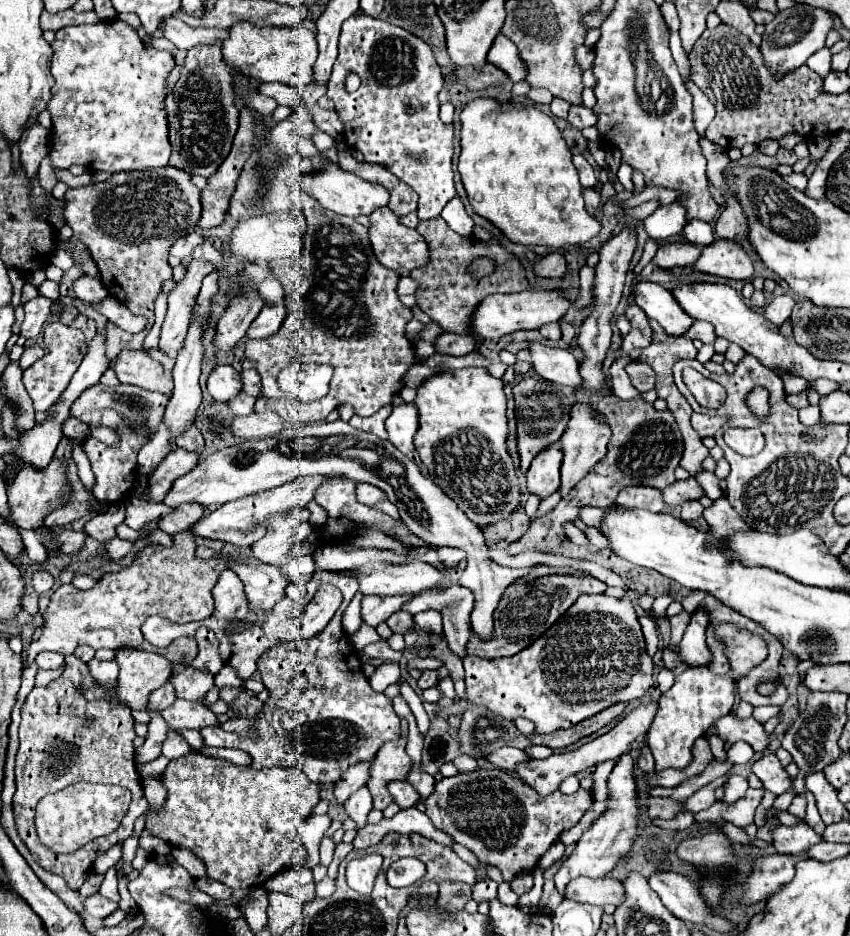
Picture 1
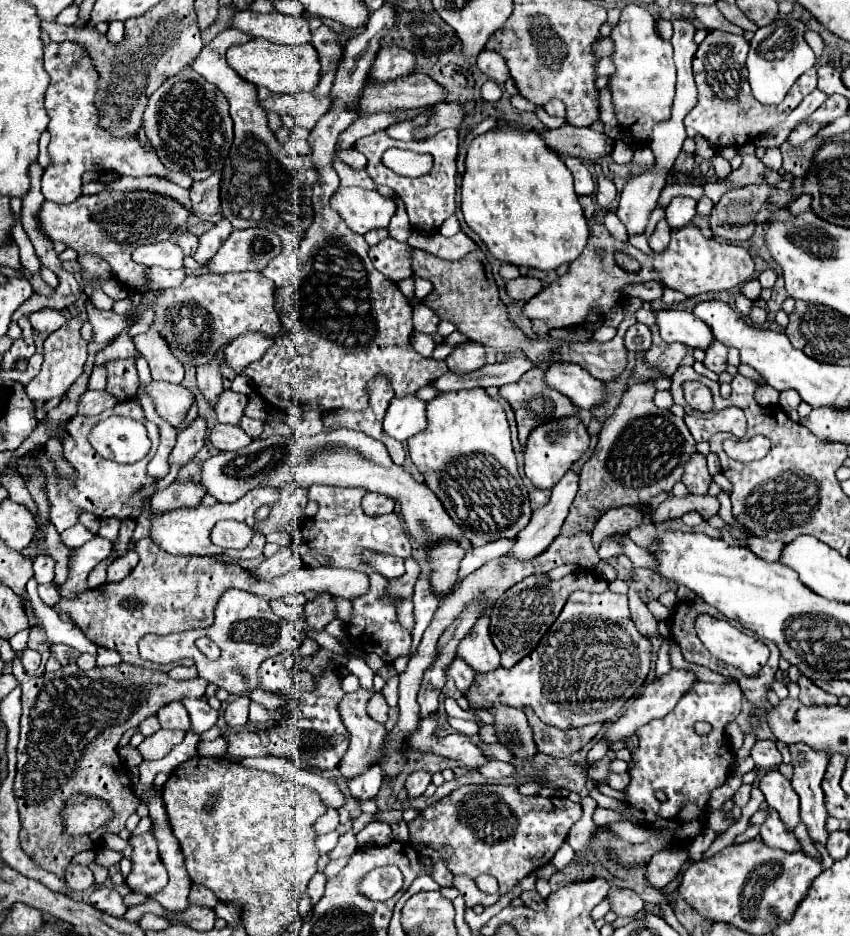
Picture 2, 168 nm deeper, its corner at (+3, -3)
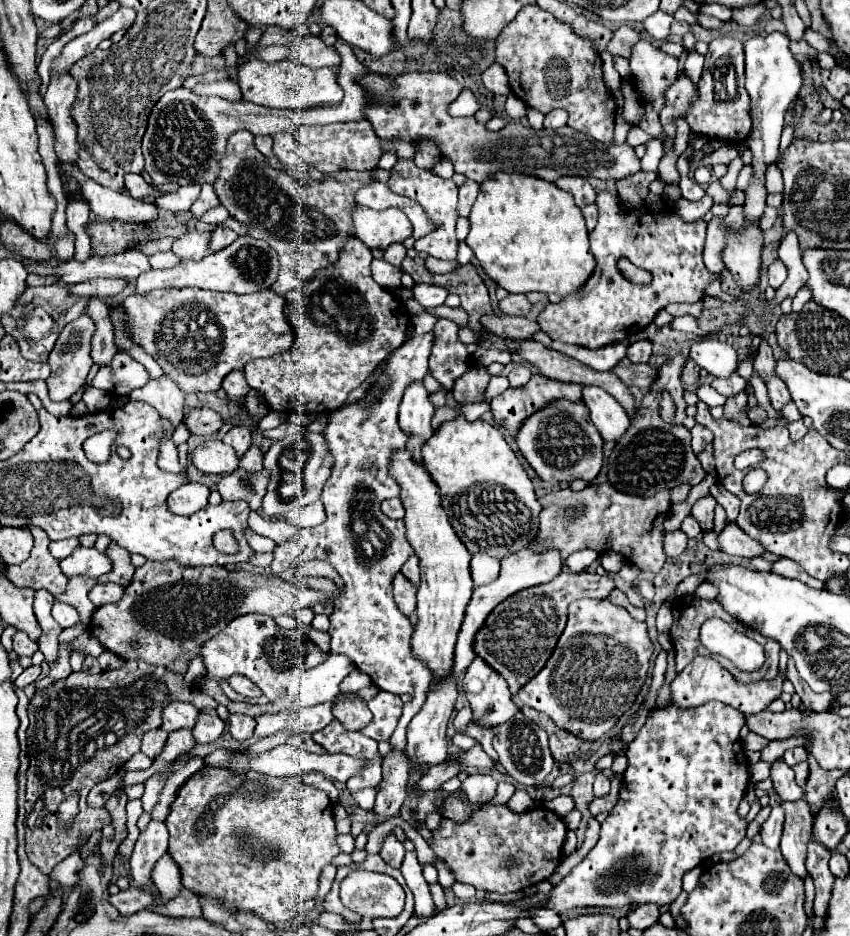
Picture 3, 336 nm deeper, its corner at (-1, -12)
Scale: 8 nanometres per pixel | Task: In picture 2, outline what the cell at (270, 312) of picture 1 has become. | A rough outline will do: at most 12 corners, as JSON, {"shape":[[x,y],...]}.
{"shape":[[246,334],[224,348],[224,362],[242,374],[272,346],[260,334]]}

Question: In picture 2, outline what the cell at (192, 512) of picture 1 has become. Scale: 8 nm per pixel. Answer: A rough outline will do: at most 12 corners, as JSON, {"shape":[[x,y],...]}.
{"shape":[[176,478],[152,496],[154,512],[198,506],[206,490]]}

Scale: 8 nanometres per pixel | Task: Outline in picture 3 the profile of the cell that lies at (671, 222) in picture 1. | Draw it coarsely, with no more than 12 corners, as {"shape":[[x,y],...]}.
{"shape":[[678,199],[672,207],[674,215],[692,223],[702,219],[712,207],[712,199],[700,201]]}

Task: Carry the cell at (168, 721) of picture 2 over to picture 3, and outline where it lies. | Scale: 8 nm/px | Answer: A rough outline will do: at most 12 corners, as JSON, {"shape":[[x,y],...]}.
{"shape":[[170,703],[162,711],[162,729],[192,729],[198,709]]}

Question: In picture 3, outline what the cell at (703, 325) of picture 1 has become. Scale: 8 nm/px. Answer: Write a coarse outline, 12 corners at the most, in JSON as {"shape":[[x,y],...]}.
{"shape":[[734,371],[728,379],[714,377],[712,387],[724,397],[746,389],[746,379]]}

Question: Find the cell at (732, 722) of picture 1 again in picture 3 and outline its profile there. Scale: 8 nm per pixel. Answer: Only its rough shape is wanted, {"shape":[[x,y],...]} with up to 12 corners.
{"shape":[[784,761],[772,765],[770,779],[780,799],[798,801],[804,789]]}

